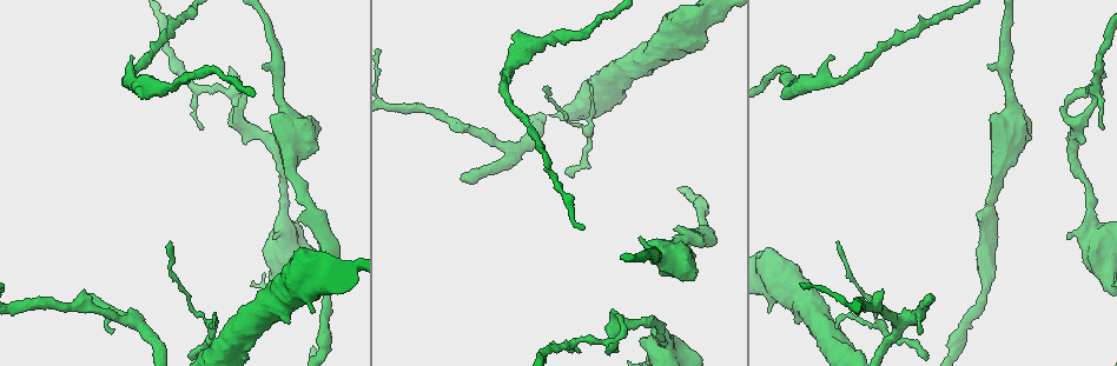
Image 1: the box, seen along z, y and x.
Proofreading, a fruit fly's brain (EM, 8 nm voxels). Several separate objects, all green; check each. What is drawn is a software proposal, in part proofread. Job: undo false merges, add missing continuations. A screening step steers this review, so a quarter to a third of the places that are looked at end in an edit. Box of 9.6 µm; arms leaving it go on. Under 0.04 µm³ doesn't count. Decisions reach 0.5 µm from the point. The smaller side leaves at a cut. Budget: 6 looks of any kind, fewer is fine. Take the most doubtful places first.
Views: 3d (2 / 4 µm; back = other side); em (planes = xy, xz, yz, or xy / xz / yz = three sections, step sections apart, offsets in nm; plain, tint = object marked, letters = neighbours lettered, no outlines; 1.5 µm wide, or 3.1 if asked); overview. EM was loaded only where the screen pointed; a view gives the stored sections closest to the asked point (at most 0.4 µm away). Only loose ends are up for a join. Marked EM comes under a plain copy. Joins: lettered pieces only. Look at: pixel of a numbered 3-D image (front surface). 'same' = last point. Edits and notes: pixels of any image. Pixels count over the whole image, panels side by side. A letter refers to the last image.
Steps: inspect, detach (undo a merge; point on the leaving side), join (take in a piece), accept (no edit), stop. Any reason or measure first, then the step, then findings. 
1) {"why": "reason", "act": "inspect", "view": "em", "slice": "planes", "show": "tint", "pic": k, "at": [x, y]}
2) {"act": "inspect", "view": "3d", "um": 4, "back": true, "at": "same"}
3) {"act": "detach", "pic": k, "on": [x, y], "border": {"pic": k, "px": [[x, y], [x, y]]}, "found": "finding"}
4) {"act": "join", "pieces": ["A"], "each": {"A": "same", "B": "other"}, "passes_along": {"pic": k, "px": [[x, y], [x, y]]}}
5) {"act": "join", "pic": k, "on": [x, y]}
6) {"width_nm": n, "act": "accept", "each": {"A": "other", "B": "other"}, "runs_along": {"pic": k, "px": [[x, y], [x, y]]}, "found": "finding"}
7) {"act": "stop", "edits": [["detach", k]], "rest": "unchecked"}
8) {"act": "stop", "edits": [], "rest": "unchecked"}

{"why": "branch stops here", "act": "inspect", "view": "em", "slice": "planes", "show": "tint", "pic": 1, "at": [930, 296]}

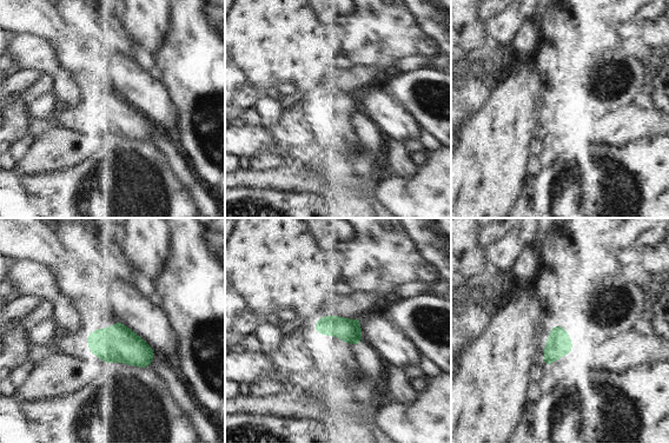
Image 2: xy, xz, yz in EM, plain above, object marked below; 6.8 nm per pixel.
{"why": "what lies round it", "act": "inspect", "view": "em", "slice": "planes", "show": "letters", "at": "same"}

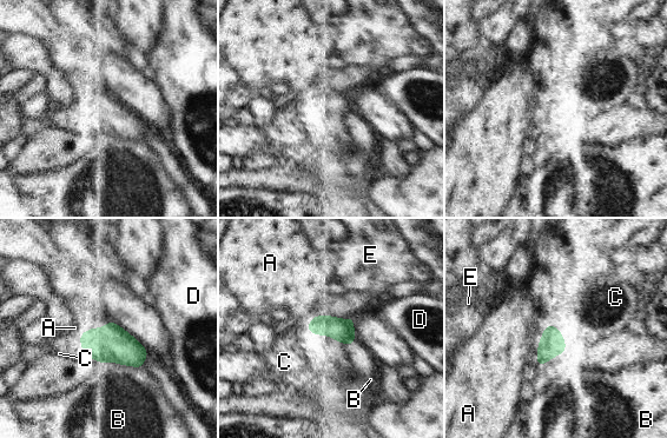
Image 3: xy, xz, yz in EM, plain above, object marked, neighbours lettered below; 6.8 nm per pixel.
{"act": "join", "pieces": ["C"], "each": {"A": "other", "B": "other", "C": "same", "D": "other", "E": "other"}, "passes_along": {"pic": 3, "px": [[111, 343], [81, 343], [65, 343]]}, "found": "the neuron continues"}

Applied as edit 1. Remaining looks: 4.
{"why": "redraw", "act": "inspect", "view": "overview"}

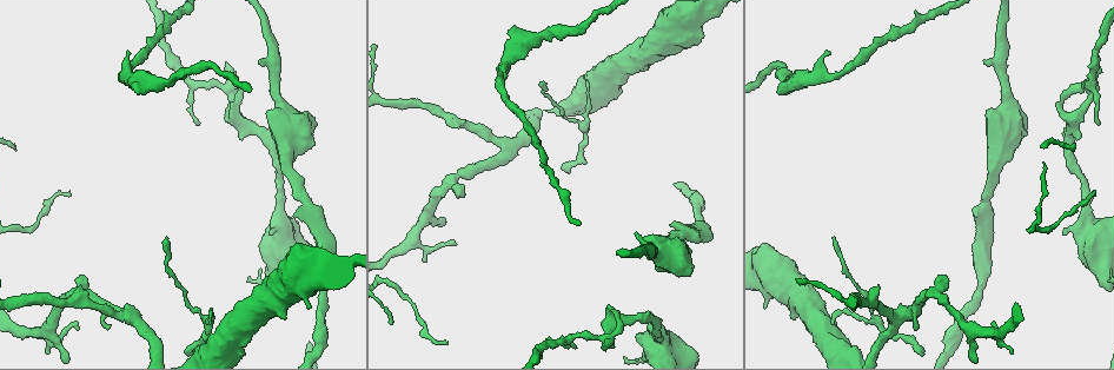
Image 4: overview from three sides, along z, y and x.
{"why": "thin end", "act": "inspect", "view": "em", "slice": "yz", "step": 4, "show": "letters", "pic": 4, "at": [575, 348]}

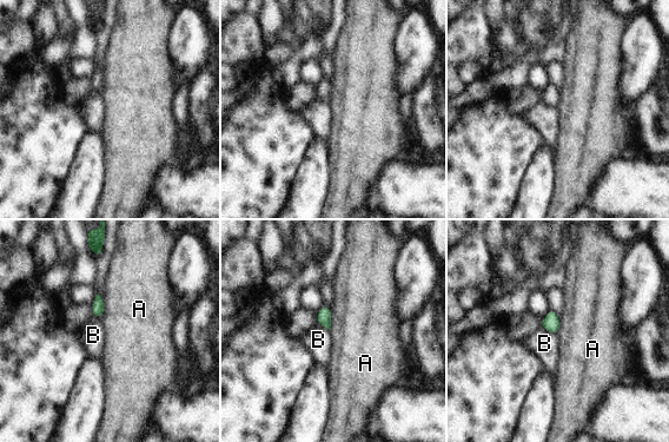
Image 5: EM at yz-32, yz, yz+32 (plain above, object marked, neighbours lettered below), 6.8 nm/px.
{"act": "accept", "each": {"A": "other", "B": "other"}, "border": {"pic": 5, "px": [[330, 310], [331, 329]]}, "found": "no lettered piece goes on from it"}

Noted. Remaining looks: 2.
{"act": "stop", "edits": [["join", 3]], "rest": "unchecked"}

